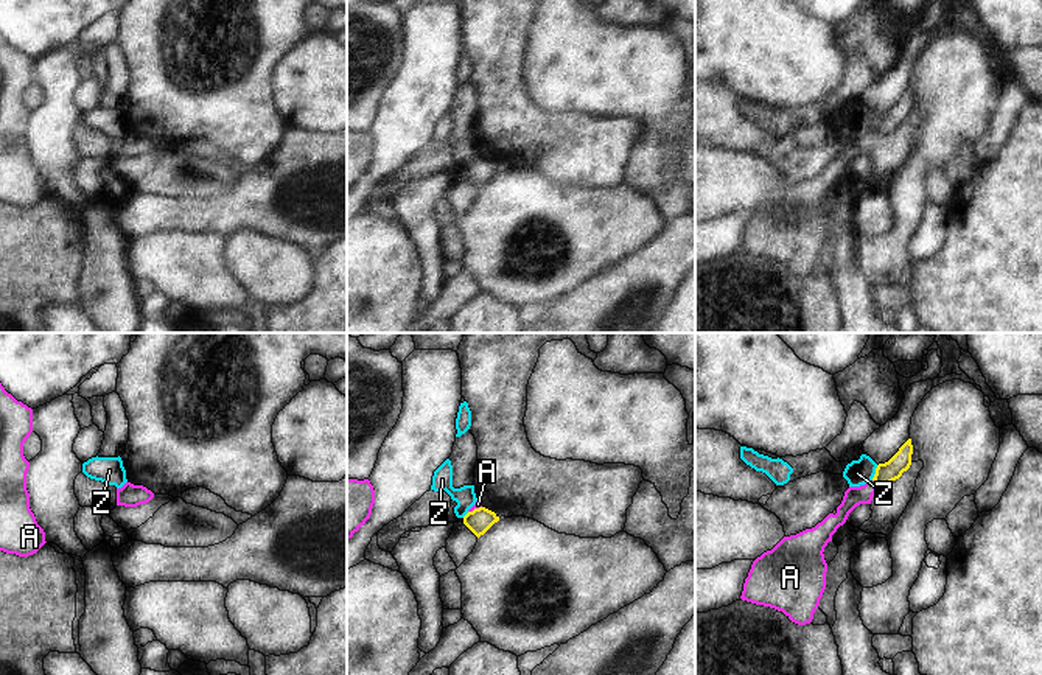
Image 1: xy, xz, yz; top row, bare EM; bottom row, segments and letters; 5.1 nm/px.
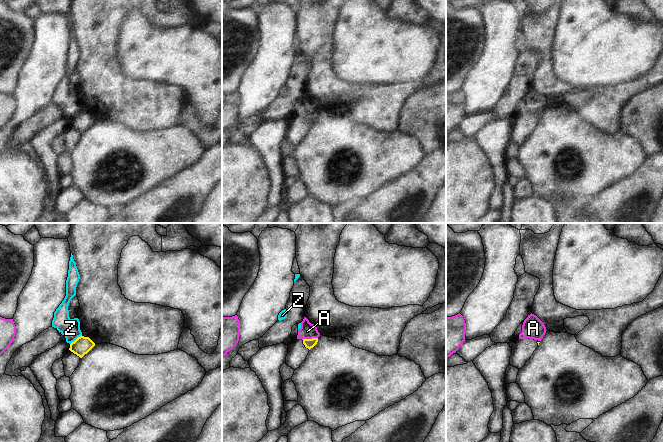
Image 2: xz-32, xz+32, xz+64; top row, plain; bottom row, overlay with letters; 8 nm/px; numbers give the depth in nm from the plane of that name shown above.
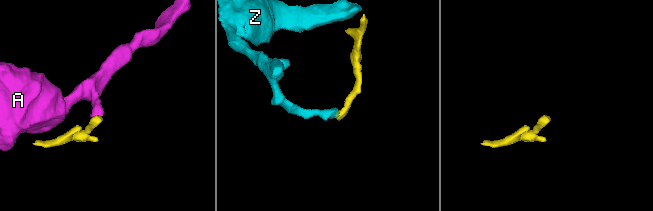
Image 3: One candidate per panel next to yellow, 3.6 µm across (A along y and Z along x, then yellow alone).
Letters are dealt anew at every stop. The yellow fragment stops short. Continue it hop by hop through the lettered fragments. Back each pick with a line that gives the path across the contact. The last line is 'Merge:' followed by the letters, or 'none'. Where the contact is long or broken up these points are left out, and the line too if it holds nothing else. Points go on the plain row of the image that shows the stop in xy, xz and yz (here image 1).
Merge: none

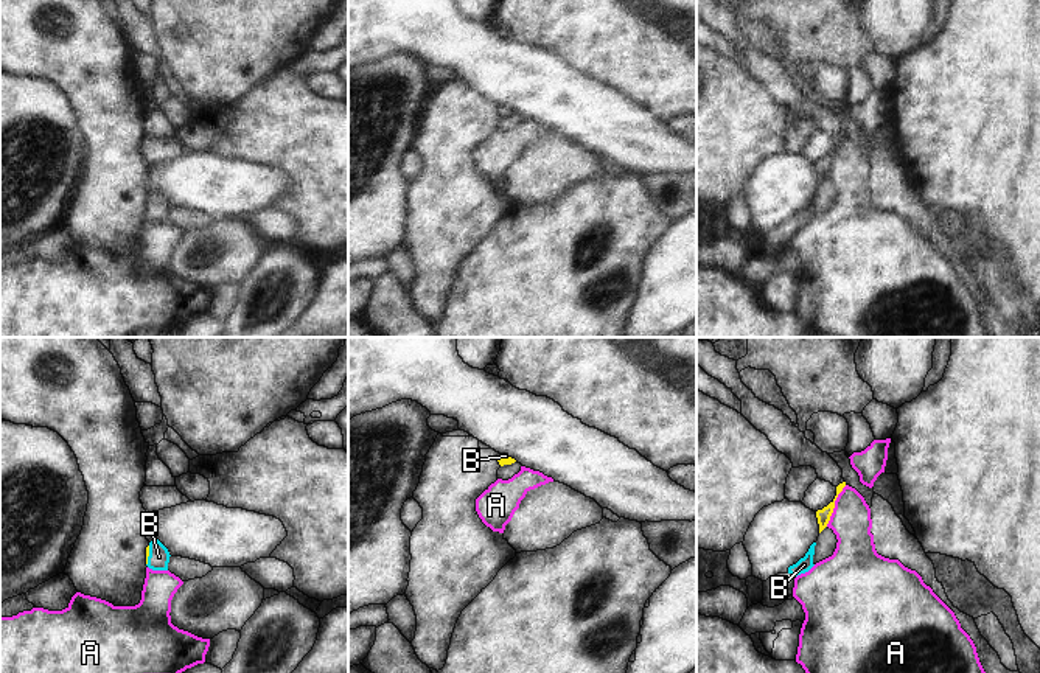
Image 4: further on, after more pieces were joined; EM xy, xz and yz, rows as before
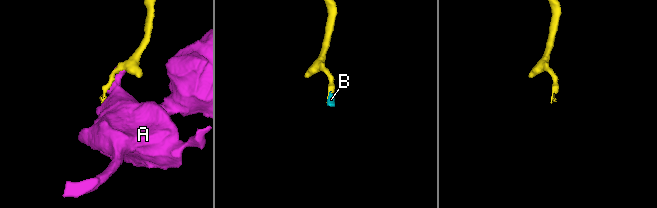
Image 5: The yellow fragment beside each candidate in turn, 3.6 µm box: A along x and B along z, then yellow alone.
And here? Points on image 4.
B: runs through xy (148, 198), (148, 207), (159, 209)
Merge: B

